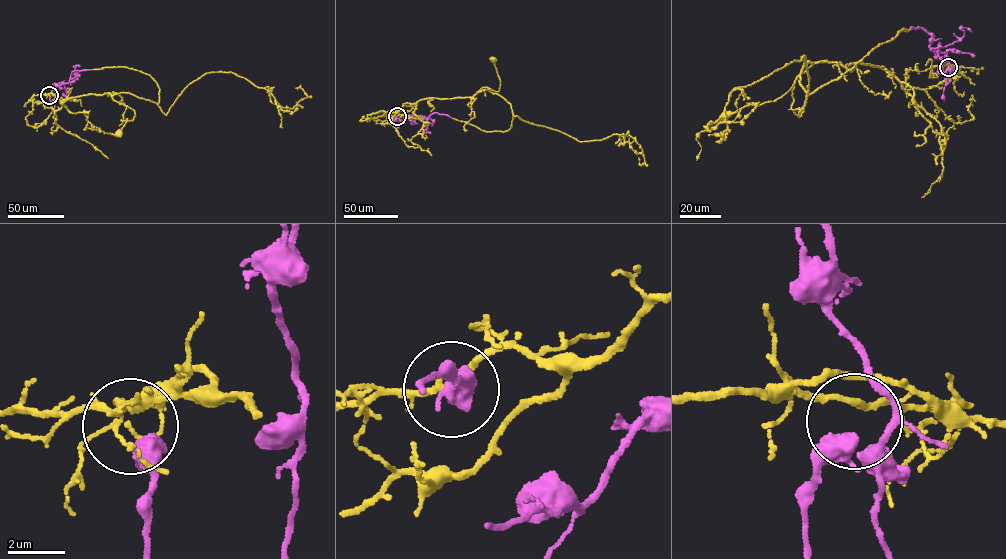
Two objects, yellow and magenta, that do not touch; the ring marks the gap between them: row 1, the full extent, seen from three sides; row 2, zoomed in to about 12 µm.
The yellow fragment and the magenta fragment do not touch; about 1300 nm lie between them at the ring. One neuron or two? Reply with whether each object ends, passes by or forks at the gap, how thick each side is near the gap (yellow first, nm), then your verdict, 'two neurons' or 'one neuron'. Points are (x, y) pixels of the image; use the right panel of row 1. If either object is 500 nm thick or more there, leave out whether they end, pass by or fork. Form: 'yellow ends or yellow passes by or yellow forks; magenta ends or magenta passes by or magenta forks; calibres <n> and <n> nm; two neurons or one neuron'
yellow passes by; magenta passes by; calibres 200 and 460 nm; one neuron

